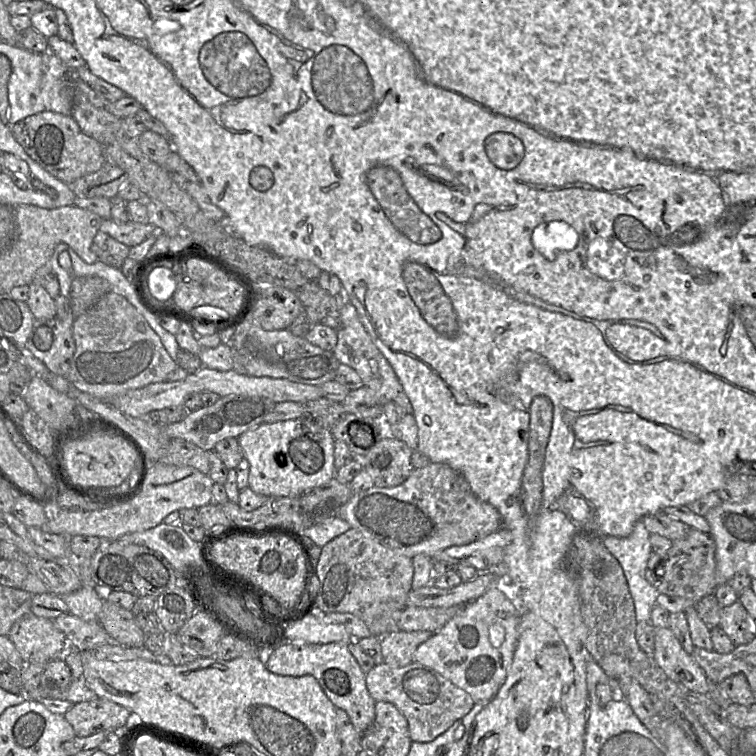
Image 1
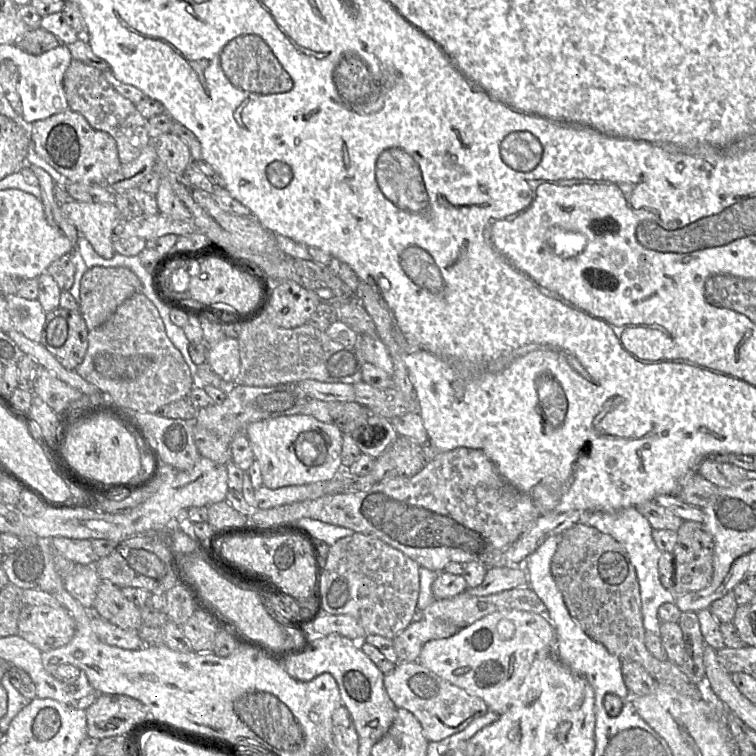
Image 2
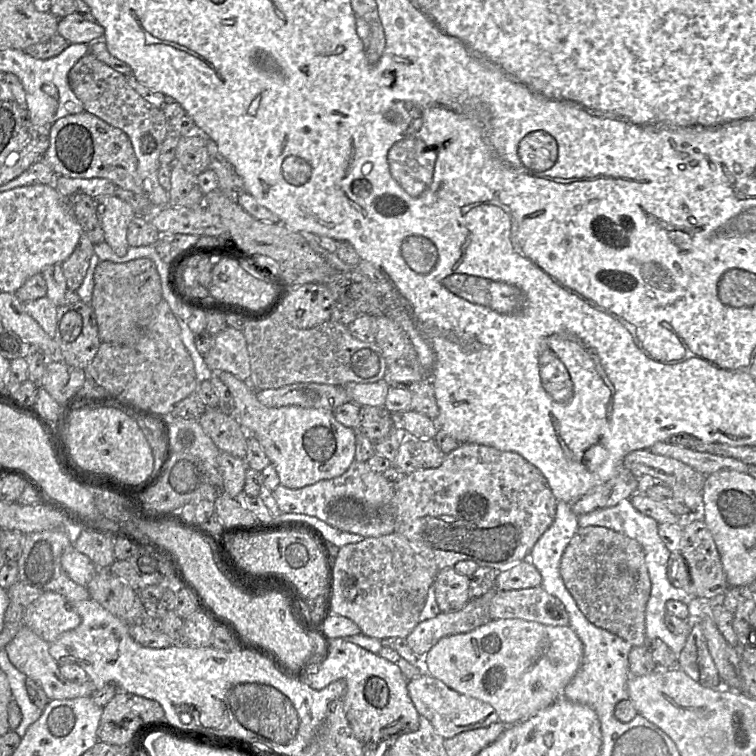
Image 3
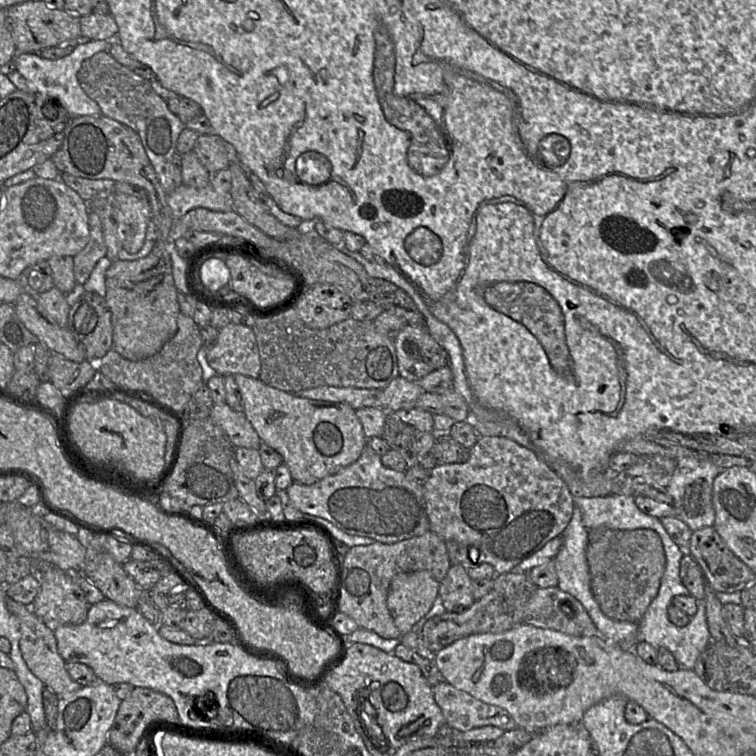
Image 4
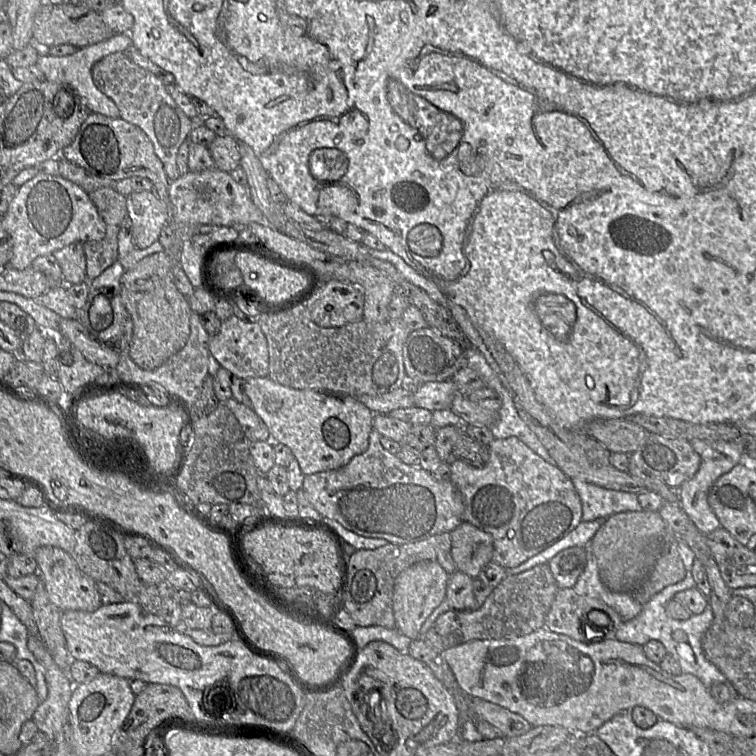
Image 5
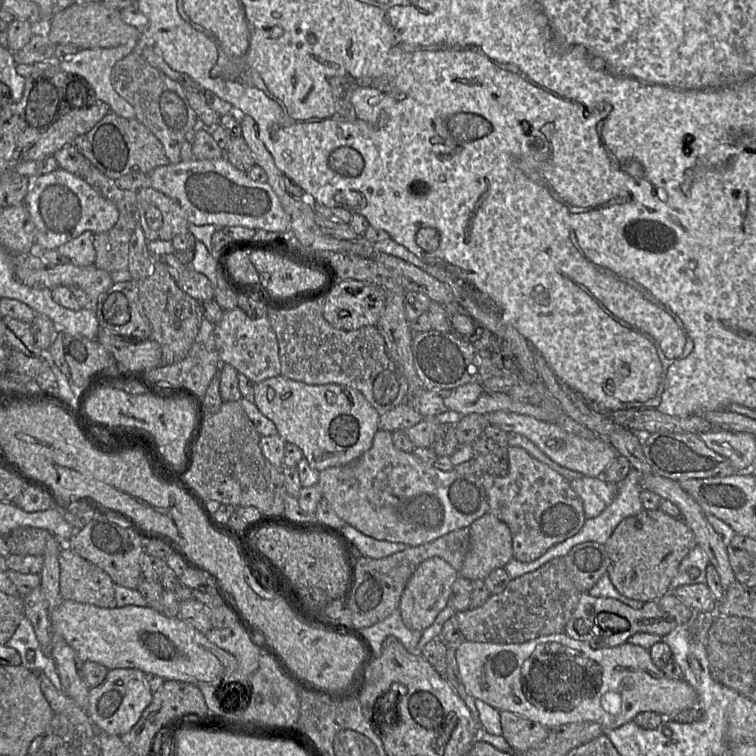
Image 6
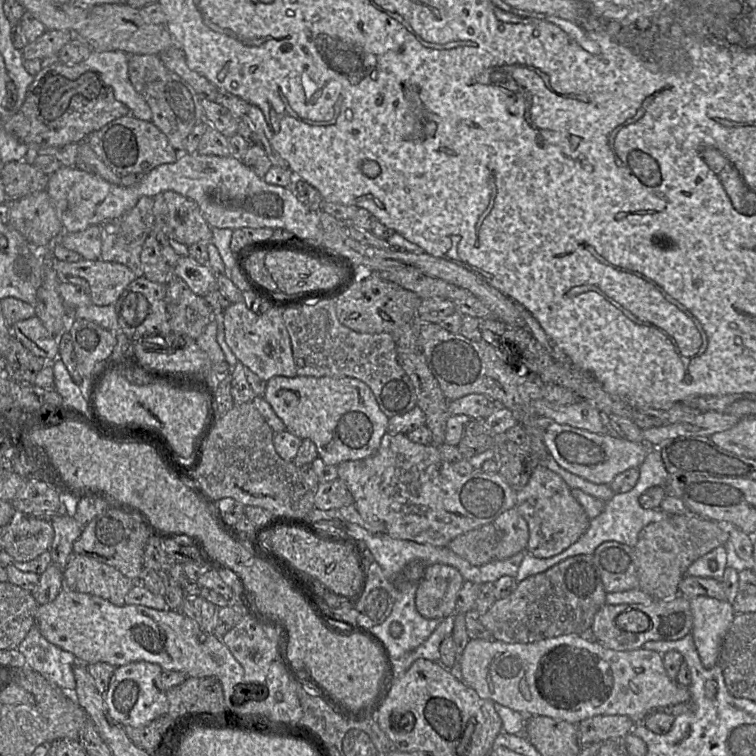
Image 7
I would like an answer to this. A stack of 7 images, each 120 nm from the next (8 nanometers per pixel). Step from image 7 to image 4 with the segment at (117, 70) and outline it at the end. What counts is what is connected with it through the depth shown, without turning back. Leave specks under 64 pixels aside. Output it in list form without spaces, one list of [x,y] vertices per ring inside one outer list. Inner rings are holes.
[[[80,40],[72,53],[56,59],[42,58],[39,53],[17,53],[14,58],[16,71],[31,82],[36,92],[57,98],[69,113],[71,119],[80,116],[100,115],[100,106],[89,98],[79,85],[77,73],[82,62],[98,52],[108,52],[114,40]]]

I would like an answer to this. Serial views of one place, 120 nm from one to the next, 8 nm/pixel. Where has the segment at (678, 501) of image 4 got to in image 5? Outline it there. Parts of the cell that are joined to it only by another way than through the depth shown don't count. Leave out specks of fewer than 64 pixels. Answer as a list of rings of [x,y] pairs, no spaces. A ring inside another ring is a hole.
[[[693,439],[690,443],[695,452],[699,454],[701,463],[694,477],[685,481],[677,488],[679,506],[697,529],[703,534],[708,535],[721,527],[717,516],[708,503],[710,488],[718,478],[728,473],[733,467],[740,463],[743,451],[741,447],[734,442]]]

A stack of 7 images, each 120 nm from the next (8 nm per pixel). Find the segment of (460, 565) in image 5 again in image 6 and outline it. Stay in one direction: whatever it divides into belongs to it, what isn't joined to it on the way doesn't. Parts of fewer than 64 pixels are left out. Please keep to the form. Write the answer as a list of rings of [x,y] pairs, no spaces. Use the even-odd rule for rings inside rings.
[[[491,513],[476,519],[469,527],[469,547],[459,575],[471,581],[485,579],[513,558],[509,527]]]

